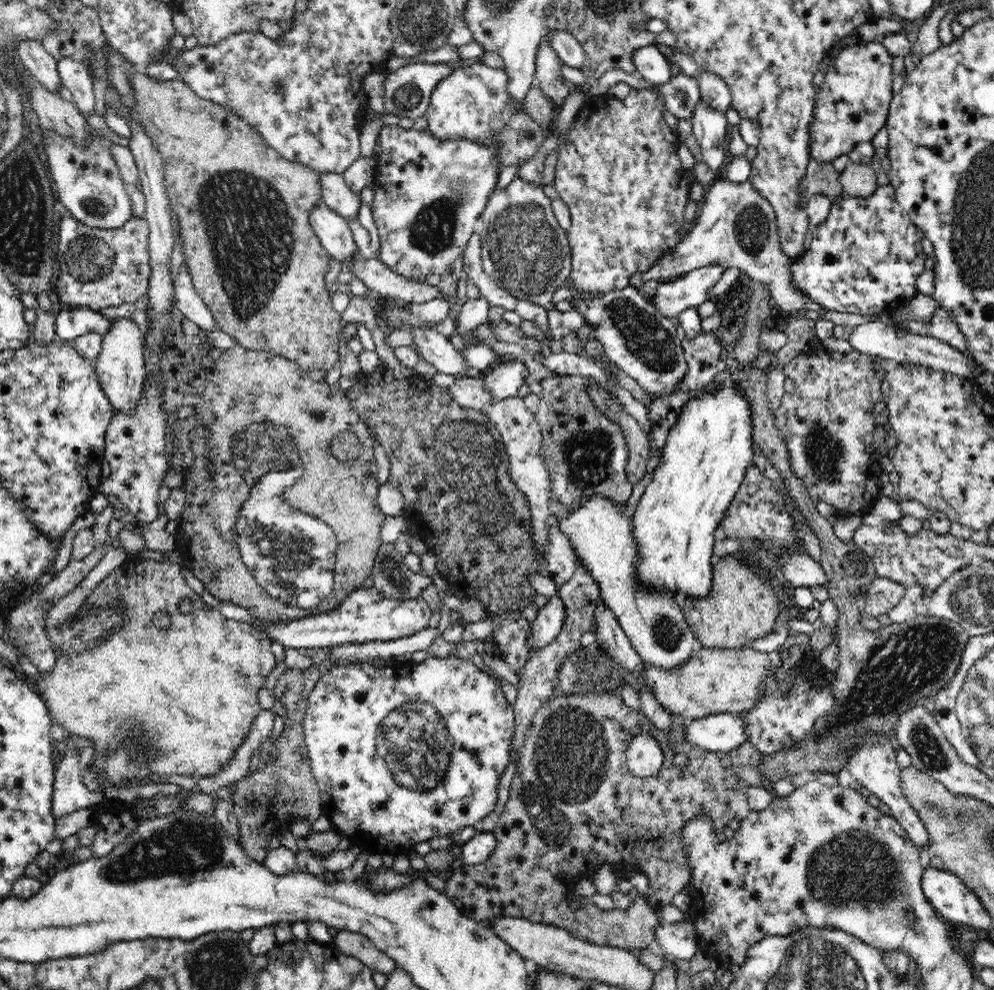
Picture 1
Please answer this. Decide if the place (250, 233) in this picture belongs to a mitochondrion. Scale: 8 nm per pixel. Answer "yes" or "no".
yes

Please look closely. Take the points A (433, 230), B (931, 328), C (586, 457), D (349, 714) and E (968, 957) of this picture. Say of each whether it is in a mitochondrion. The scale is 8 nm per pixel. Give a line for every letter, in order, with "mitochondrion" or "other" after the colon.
A: mitochondrion
B: other
C: mitochondrion
D: other
E: other

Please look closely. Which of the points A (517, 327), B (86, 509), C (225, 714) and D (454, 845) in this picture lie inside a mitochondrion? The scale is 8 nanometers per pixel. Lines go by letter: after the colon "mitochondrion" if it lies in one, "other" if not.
A: other
B: other
C: other
D: other

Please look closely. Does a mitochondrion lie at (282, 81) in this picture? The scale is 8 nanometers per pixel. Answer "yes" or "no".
yes

